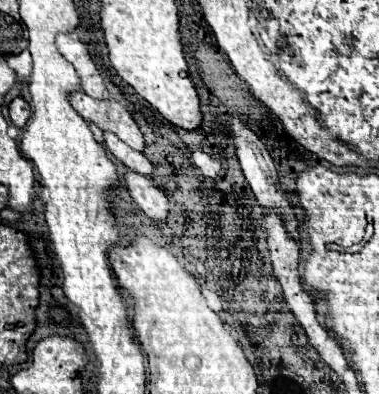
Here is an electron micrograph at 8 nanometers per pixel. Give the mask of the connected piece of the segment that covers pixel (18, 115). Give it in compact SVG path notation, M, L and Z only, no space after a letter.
M15 97L9 103L9 117L11 117L15 127L25 127L29 115L31 115L31 107L29 107L29 103L23 97Z

